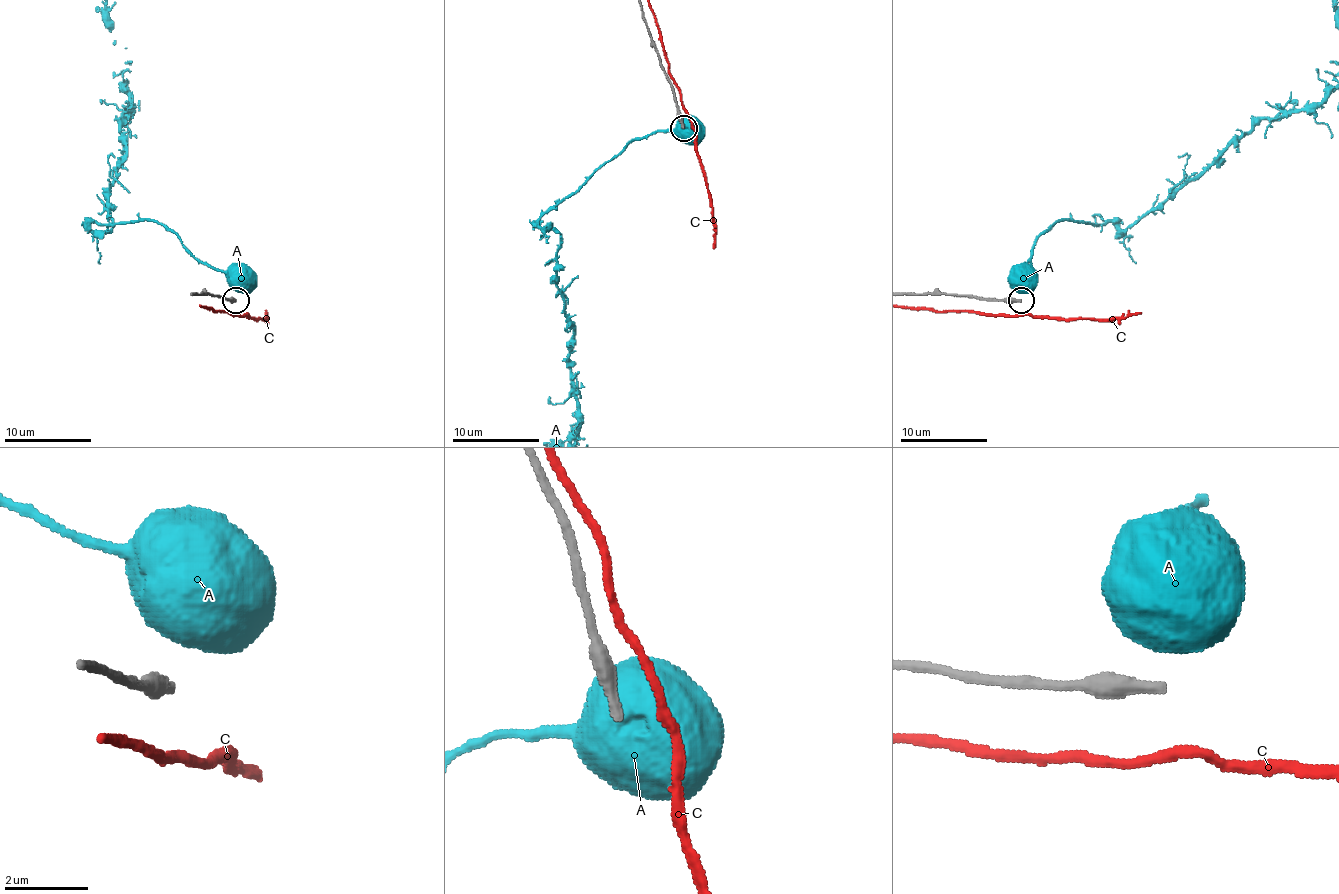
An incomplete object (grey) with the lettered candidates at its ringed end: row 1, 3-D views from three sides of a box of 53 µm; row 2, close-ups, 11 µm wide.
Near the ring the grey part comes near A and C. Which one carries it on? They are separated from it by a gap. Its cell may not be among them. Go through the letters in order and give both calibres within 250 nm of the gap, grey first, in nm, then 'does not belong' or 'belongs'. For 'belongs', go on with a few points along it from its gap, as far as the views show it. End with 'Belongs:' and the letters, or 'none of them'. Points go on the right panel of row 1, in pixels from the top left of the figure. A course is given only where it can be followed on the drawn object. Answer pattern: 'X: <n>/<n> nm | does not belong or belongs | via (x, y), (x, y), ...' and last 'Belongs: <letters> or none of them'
A: 260/800 nm | does not belong
C: 260/240 nm | does not belong
Belongs: none of them

